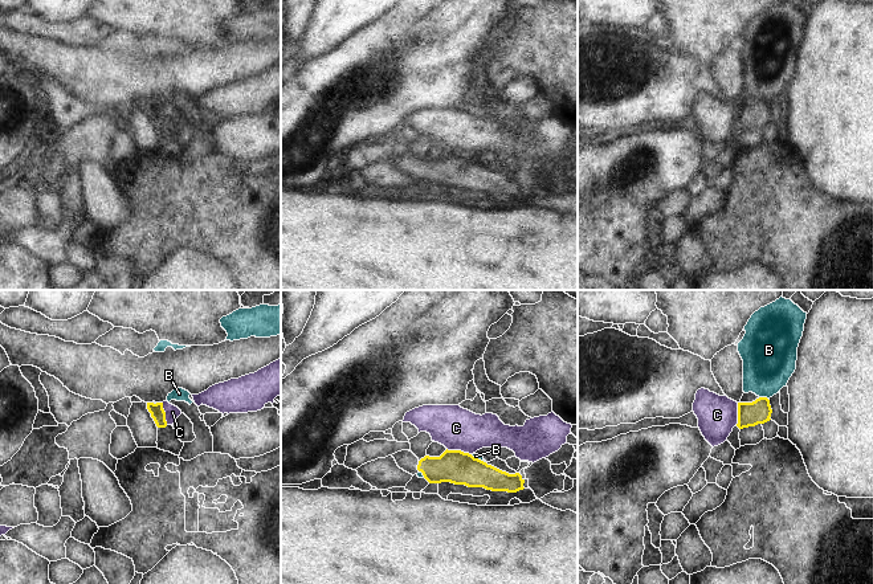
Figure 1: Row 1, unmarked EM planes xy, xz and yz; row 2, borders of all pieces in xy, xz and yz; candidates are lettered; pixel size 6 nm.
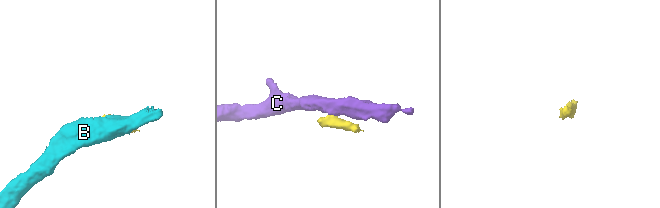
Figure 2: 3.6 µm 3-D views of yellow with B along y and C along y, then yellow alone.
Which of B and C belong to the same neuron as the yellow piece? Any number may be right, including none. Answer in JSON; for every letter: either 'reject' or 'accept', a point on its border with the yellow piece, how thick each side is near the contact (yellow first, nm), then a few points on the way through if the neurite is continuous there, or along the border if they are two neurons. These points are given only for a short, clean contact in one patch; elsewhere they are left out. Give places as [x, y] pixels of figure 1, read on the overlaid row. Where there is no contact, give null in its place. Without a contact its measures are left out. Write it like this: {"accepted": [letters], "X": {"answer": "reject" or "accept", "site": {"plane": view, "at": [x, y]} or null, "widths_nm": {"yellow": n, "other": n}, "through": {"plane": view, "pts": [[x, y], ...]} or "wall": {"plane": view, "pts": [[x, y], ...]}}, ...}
{"accepted": [], "B": {"answer": "reject", "site": {"plane": "yz", "at": [763, 397]}, "widths_nm": {"yellow": 140, "other": 320}}, "C": {"answer": "reject", "site": {"plane": "xz", "at": [459, 450]}, "widths_nm": {"yellow": 200, "other": 260}, "wall": {"plane": "xz", "pts": [[447, 448], [470, 454]]}}}

